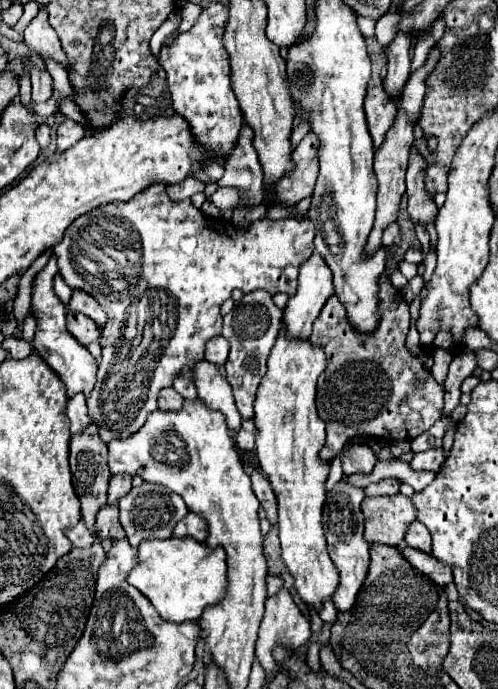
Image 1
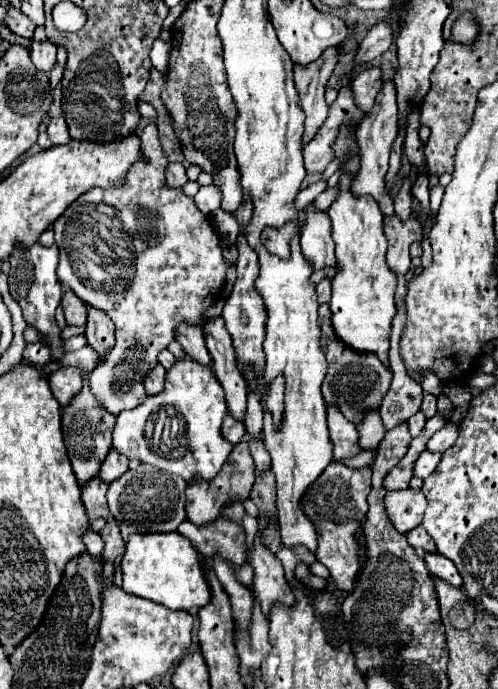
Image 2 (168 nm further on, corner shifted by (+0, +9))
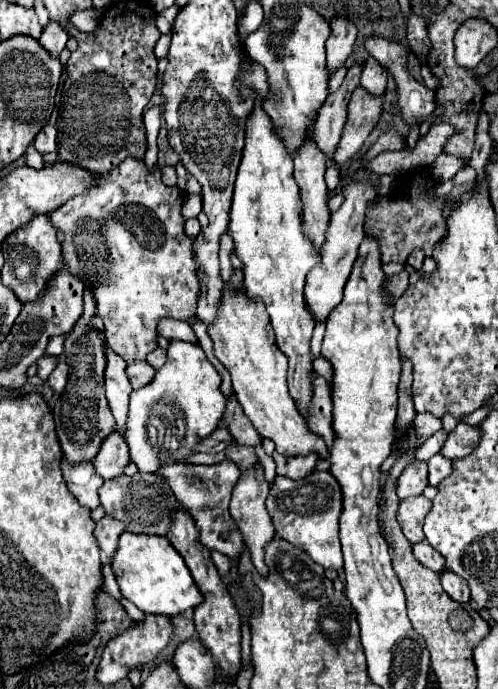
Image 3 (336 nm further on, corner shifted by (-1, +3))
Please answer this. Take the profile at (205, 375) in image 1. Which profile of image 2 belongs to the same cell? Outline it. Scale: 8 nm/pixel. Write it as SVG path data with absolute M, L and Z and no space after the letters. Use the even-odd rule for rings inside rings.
M179 323L175 327L175 339L181 343L183 351L187 355L191 355L195 361L203 363L203 365L211 365L211 357L209 351L205 347L205 333L201 325L187 325L187 323Z

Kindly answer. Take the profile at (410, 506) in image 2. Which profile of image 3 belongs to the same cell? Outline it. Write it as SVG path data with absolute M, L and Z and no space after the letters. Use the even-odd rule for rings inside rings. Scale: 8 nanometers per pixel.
M422 495L408 497L408 499L400 501L396 517L398 517L398 523L410 543L418 543L424 539L422 523L424 523L424 517L430 511L430 507L432 507L430 499L422 497Z

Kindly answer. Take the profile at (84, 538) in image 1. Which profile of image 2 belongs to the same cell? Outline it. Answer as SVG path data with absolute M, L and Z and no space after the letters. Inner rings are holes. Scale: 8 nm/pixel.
M89 529L83 535L83 541L87 545L87 553L93 555L93 557L97 557L97 559L101 559L101 563L105 563L105 557L103 557L103 539L99 537L99 533L95 533L95 531Z

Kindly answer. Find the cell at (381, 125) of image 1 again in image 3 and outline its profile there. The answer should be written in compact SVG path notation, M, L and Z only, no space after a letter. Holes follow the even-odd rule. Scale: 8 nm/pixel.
M368 57L362 69L362 87L364 91L368 91L374 97L382 97L386 91L386 79L388 79L388 71L376 63L376 59Z

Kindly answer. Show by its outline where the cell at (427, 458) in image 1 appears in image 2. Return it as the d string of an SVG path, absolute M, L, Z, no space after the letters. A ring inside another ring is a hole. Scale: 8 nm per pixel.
M449 421L441 431L437 431L437 433L429 439L427 449L429 449L429 451L439 451L439 453L443 453L443 451L447 451L451 445L455 445L457 437L459 437L459 427Z

